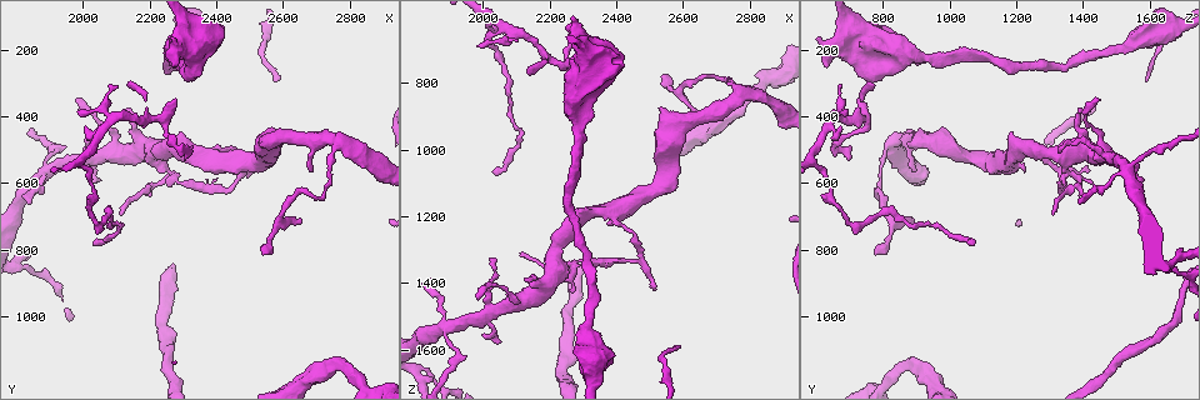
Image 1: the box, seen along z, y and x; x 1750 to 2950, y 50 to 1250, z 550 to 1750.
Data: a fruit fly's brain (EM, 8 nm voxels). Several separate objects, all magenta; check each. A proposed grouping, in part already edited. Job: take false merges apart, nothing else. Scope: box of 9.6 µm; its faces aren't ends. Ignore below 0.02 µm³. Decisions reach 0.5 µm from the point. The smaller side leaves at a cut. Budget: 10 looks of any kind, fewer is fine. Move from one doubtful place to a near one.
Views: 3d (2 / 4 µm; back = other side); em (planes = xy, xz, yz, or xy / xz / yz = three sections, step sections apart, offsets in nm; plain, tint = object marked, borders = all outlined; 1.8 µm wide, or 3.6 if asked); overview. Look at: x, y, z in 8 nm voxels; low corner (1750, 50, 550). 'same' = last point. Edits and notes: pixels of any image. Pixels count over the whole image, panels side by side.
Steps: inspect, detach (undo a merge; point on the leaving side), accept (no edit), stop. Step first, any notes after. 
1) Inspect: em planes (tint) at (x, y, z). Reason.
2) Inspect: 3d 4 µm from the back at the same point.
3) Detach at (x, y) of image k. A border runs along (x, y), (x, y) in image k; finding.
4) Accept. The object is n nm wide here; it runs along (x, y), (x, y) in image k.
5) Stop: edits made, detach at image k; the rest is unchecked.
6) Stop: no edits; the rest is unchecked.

Inspect: em planes (tint) at (2210, 510, 1340).

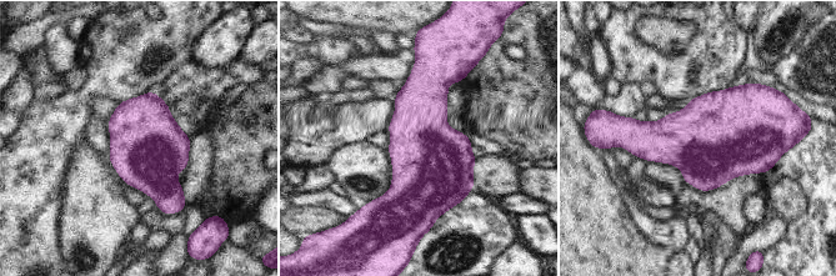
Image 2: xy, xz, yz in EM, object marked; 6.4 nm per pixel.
Accept. The object is 480 nm wide here; all the same neuron.

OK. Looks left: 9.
Inspect: em 3.6 µm xz step 16 (tint) at (2420, 620, 1330). Closes a loop.

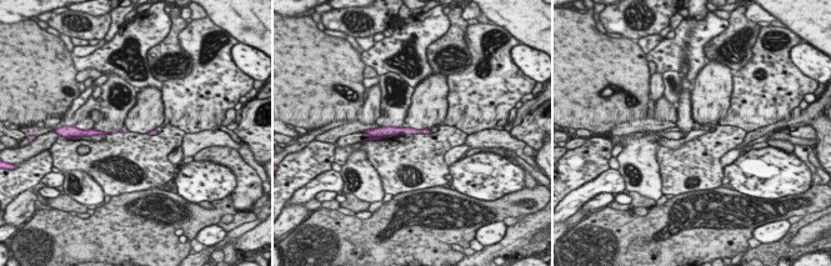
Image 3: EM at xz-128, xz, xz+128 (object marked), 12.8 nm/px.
Accept. It runs along (376, 131), (410, 131) in image 3; one neuron here.

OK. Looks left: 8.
Inspect: 3d 2 µm at (2220, 400, 740). Sharp bend.

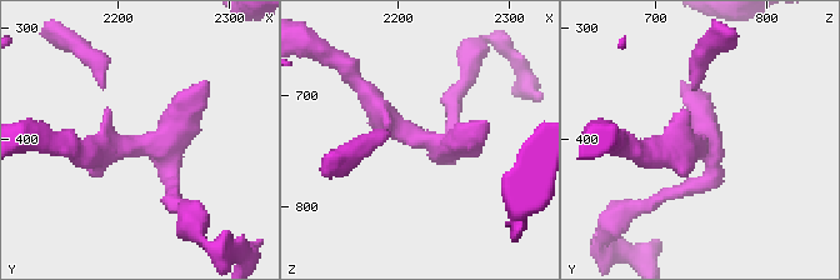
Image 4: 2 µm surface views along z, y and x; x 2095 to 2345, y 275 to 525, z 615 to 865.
Inspect: em xz step 4 (tint) at (2214, 408, 742). Need the tissue.

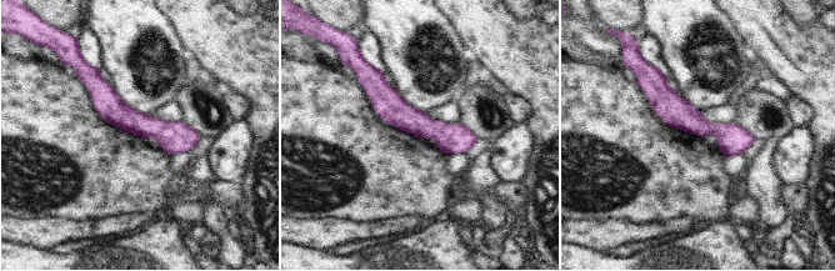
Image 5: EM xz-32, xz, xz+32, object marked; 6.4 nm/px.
Inspect: em yz step 4 (tint) at the same point.

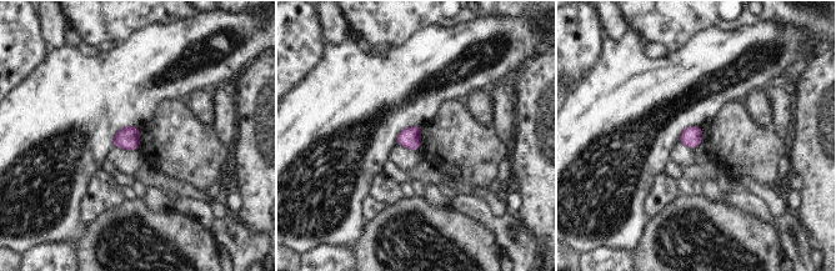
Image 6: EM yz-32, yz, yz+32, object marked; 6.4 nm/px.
Accept. All the same neuron.

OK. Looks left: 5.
Inspect: 3d 2 µm at (2770, 480, 830). Small branch off a trunk.

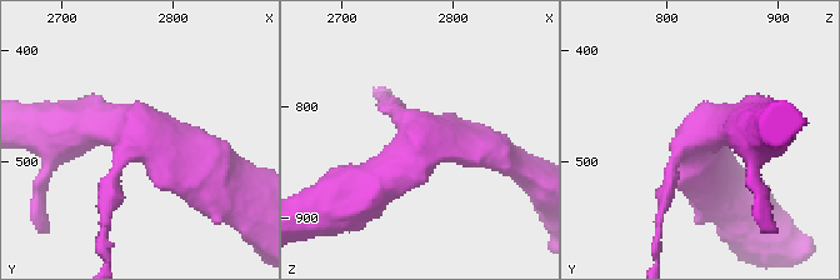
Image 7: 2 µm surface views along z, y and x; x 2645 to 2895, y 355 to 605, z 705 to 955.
Inspect: em planes (plain) at (2766, 476, 830). 3 arms meet here; now the EM.

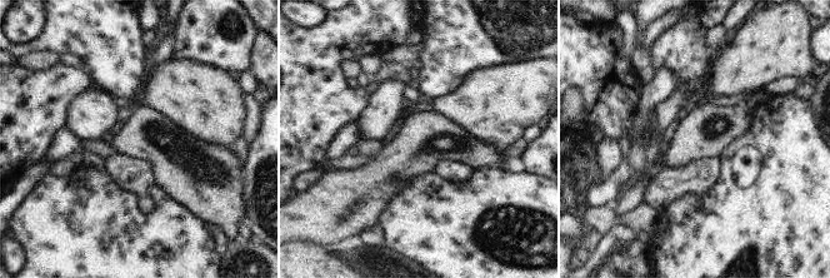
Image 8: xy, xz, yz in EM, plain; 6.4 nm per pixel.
Inspect: em planes (tint) at the same point. Where the object lies.

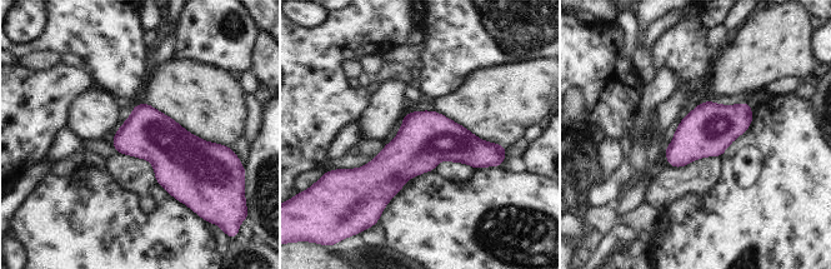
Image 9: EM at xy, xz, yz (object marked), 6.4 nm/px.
Accept. The object is 320 nm wide here; continuous, no second neuron.

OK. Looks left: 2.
Stop: no edits; the rest is unchecked.

